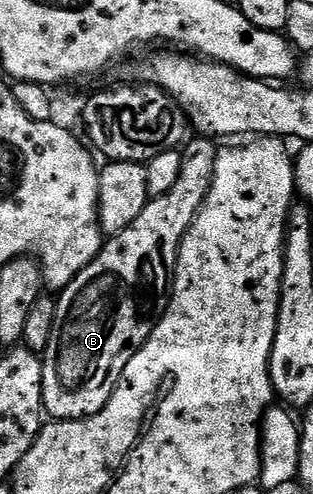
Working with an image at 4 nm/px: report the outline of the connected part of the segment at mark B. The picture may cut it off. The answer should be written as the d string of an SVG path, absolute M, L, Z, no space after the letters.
M197 136L194 139L193 143L190 141L184 147L179 180L175 180L171 192L158 198L150 197L138 218L132 224L127 224L123 232L112 235L102 245L95 260L91 260L91 264L87 264L87 268L83 268L83 272L79 272L79 276L75 276L75 280L60 291L56 299L55 328L51 328L51 340L43 355L43 410L50 419L70 422L90 418L100 412L107 400L111 400L119 384L119 376L123 376L123 368L131 364L131 356L143 348L157 327L157 321L165 315L181 239L205 203L213 179L213 159L218 151L208 137Z

